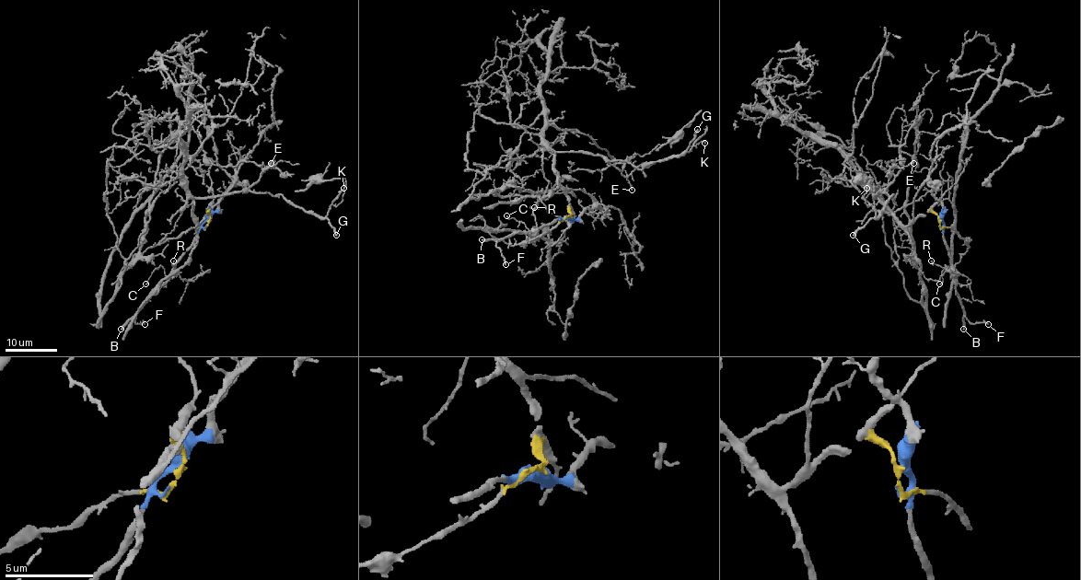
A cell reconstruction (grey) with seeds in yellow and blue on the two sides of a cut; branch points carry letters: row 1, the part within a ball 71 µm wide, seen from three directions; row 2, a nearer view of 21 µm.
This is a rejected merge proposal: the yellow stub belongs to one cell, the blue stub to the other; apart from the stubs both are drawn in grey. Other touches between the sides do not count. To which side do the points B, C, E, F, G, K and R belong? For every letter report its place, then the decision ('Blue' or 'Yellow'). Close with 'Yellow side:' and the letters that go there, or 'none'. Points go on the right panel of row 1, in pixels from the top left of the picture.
B: Place: (963, 329). Blue
C: Place: (939, 284). Blue
E: Place: (913, 163). Yellow
F: Place: (988, 324). Blue
G: Place: (853, 235). Yellow
K: Place: (866, 188). Yellow
R: Place: (931, 260). Blue
Yellow side: E, G, K

